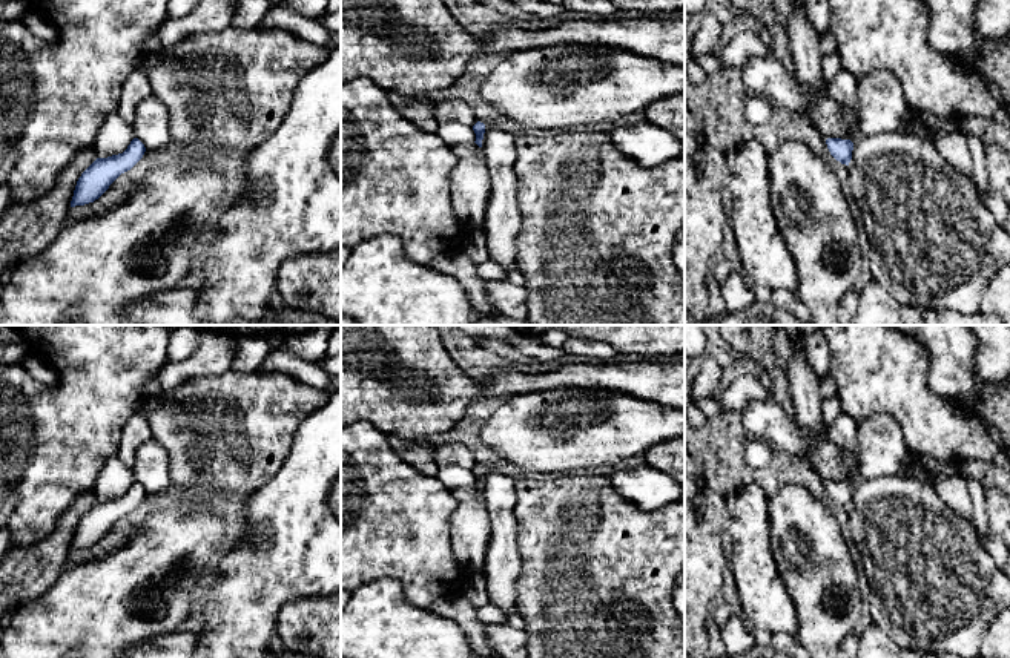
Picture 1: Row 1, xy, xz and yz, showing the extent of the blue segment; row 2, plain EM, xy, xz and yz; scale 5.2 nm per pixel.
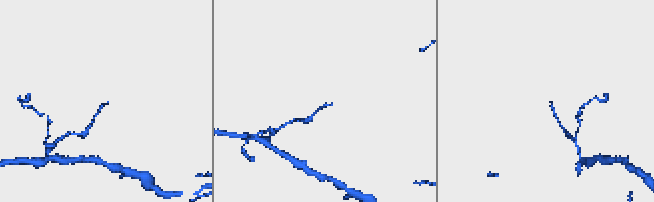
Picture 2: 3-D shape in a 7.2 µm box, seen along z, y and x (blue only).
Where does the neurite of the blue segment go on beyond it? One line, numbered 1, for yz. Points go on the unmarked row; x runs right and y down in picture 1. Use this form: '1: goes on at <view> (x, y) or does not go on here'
1: does not go on here

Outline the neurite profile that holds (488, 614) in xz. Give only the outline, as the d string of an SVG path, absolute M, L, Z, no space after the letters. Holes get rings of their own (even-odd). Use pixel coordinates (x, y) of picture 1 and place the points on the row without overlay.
M491 603L477 607L477 617L484 624L500 624L508 621L508 615L496 609Z

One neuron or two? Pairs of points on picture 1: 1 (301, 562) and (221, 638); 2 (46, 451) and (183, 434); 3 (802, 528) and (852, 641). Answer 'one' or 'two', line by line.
1: one
2: two
3: two

